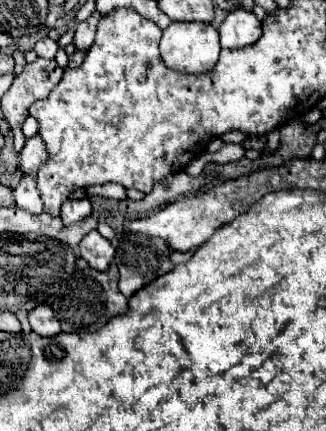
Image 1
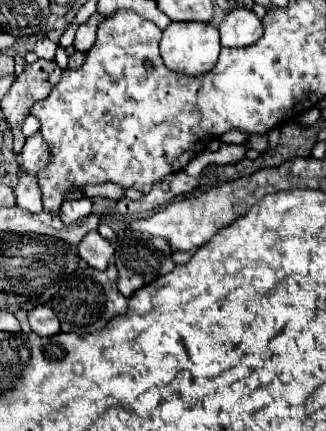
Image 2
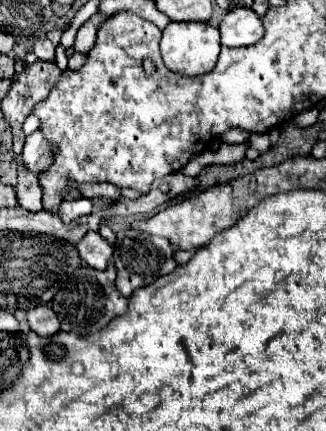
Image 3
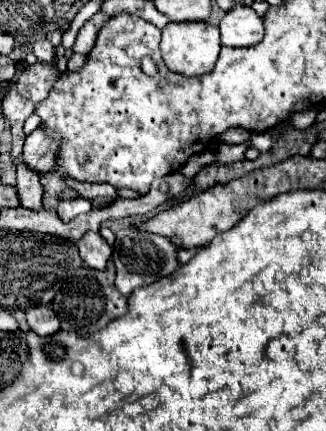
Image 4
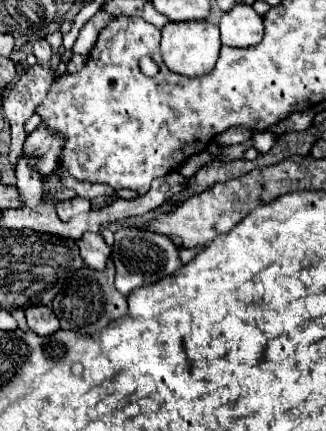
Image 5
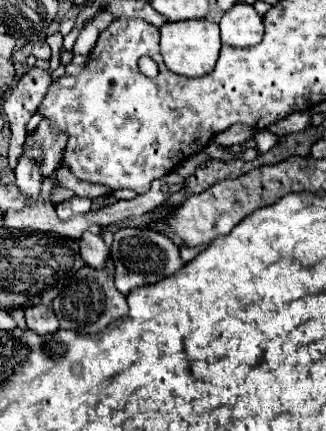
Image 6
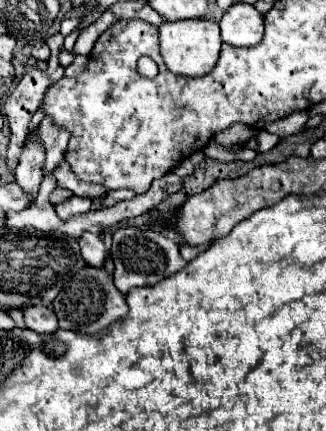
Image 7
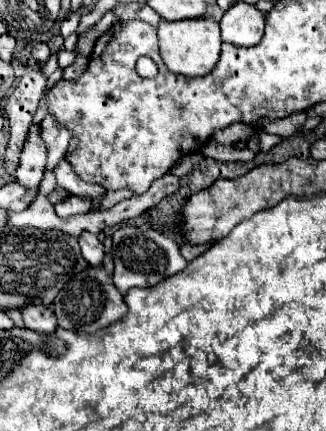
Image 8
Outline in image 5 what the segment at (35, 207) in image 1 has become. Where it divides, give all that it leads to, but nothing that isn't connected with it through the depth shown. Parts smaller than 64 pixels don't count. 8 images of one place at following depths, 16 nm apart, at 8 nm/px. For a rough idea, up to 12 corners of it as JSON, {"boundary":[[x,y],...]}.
{"boundary":[[28,156],[16,164],[16,186],[26,206],[42,194],[42,174]]}

